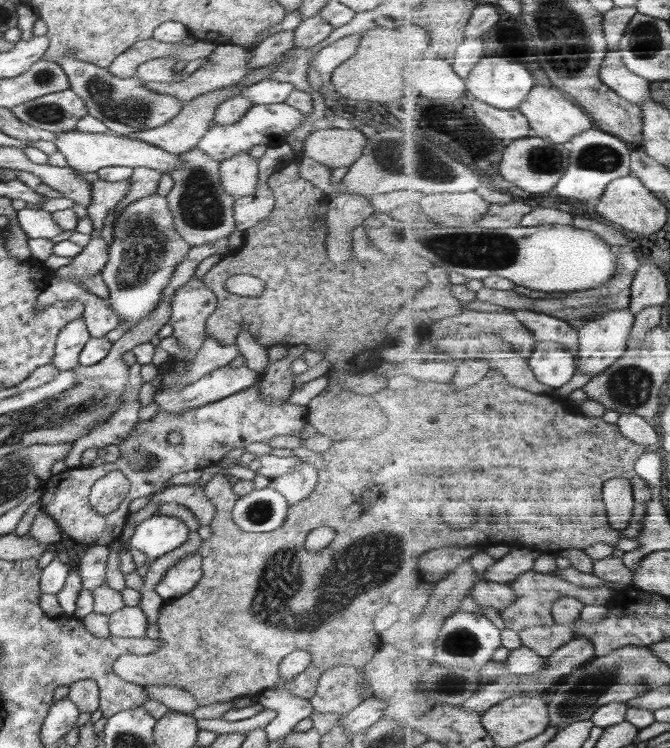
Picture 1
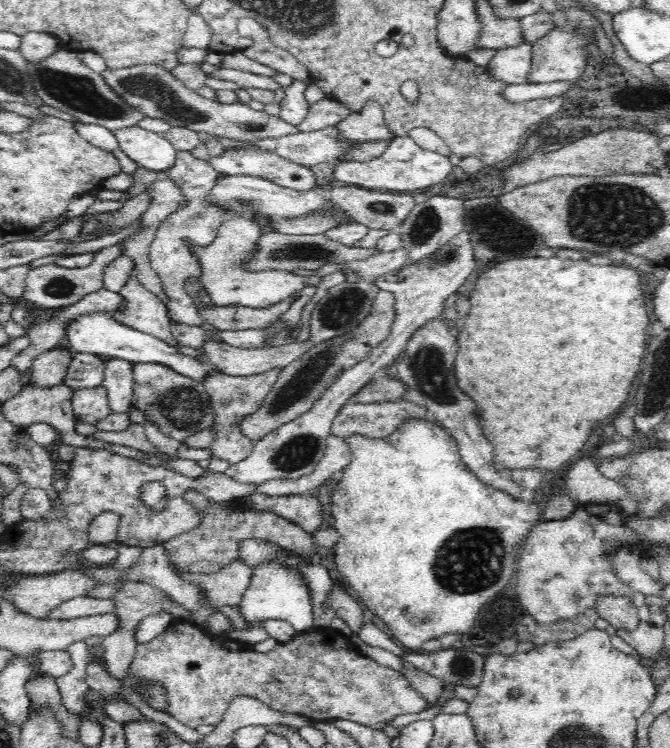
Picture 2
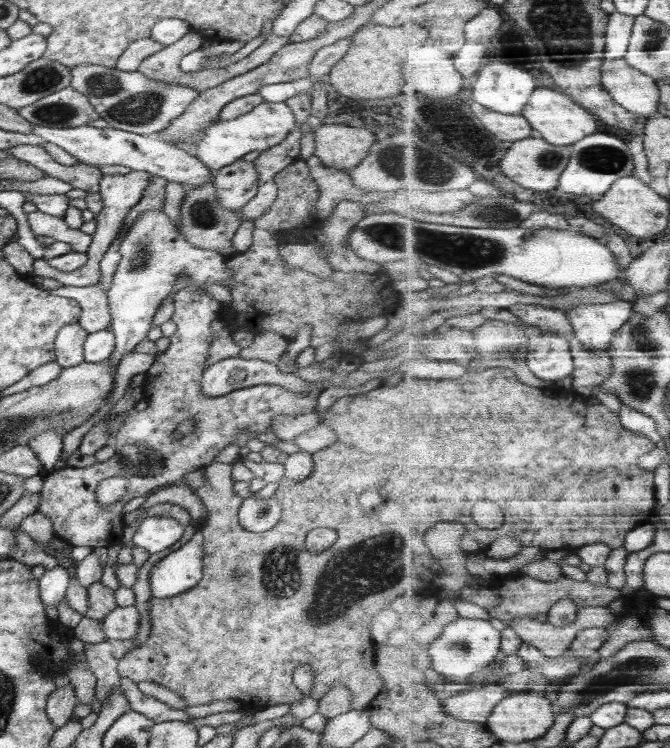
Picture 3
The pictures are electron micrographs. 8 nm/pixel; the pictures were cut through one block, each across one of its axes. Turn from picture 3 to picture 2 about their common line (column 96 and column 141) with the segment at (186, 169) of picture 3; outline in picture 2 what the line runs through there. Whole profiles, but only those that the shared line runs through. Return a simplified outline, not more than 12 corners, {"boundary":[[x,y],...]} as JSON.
{"boundary":[[138,125],[112,132],[120,150],[154,172],[172,168],[177,150]]}

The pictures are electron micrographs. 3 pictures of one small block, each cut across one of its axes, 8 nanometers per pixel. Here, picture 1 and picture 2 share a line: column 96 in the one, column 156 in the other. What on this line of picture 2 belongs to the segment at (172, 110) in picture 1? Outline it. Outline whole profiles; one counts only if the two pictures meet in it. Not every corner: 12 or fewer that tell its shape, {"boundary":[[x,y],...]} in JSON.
{"boundary":[[162,66],[101,72],[148,118],[254,142],[297,126],[240,102],[208,100]]}

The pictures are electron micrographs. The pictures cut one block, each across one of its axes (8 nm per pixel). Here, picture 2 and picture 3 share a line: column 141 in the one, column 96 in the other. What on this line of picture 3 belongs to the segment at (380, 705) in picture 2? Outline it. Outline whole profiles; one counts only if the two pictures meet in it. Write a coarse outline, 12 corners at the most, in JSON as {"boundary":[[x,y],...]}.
{"boundary":[[133,639],[84,644],[86,661],[97,678],[102,704],[121,690],[117,664],[138,647]]}

